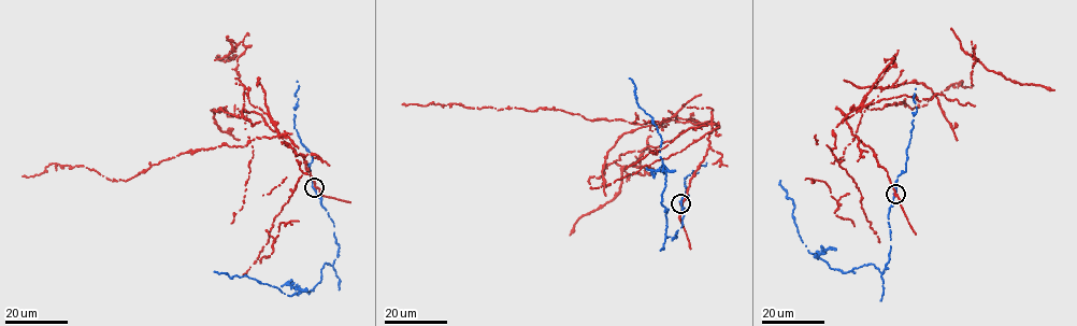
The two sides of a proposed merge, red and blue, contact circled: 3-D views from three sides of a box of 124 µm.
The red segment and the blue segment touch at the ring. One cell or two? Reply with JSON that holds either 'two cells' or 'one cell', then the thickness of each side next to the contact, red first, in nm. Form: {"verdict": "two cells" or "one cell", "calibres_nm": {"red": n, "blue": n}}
{"verdict": "two cells", "calibres_nm": {"red": 440, "blue": 240}}

